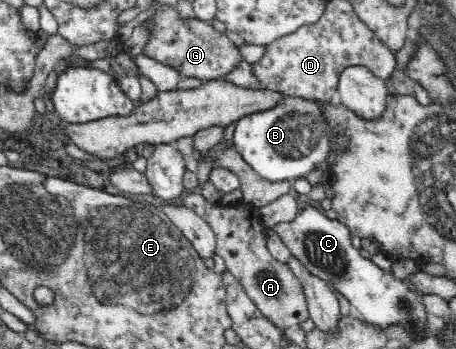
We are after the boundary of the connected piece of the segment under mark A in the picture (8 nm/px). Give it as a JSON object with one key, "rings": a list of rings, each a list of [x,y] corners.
{"rings":[[[199,190],[188,191],[182,197],[182,206],[188,207],[194,211],[215,233],[215,253],[223,257],[226,270],[239,280],[244,291],[250,296],[250,299],[256,304],[256,307],[262,312],[276,327],[285,330],[293,325],[300,325],[309,317],[309,311],[306,305],[306,298],[302,291],[302,284],[298,281],[289,265],[282,263],[270,253],[266,243],[266,227],[260,220],[259,209],[252,203],[243,202],[240,204],[222,205],[219,203],[212,205],[202,196]]]}

